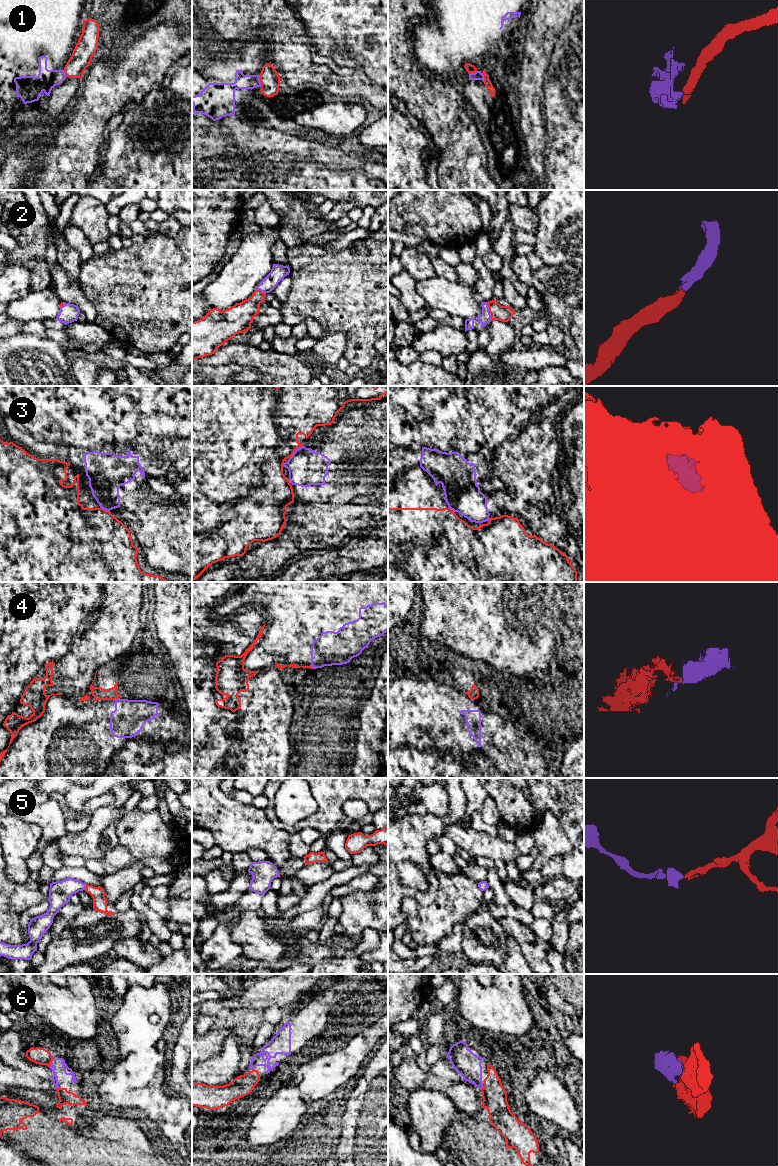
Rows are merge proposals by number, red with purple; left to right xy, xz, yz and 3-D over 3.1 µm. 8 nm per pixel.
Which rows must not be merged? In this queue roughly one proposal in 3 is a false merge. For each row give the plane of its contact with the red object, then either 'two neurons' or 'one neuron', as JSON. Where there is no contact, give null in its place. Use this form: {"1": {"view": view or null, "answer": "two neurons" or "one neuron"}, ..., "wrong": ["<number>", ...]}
{"1": {"view": "xz", "answer": "two neurons"}, "2": {"view": "yz", "answer": "one neuron"}, "3": {"view": "xz", "answer": "one neuron"}, "4": {"view": "xy", "answer": "two neurons"}, "5": {"view": "xy", "answer": "one neuron"}, "6": {"view": "xy", "answer": "one neuron"}, "wrong": ["1", "4"]}

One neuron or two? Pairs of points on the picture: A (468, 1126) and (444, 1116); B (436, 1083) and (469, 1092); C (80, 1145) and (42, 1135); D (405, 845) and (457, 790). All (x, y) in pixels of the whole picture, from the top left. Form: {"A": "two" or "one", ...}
{"A": "two", "B": "one", "C": "one", "D": "one"}

